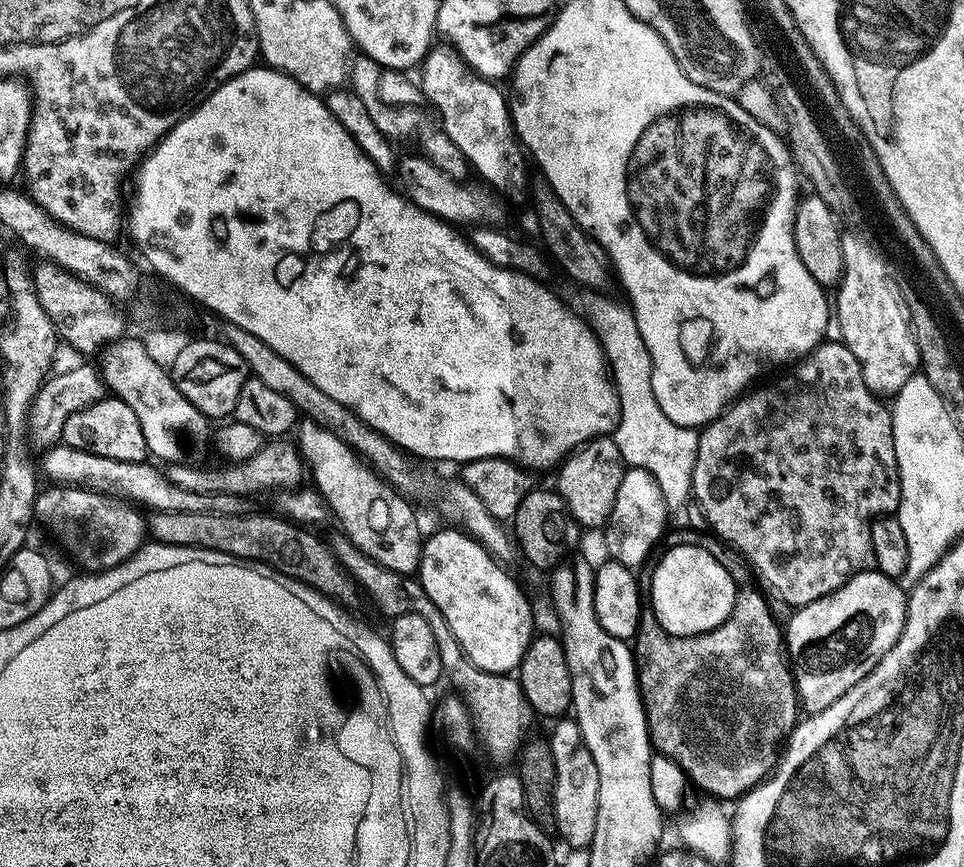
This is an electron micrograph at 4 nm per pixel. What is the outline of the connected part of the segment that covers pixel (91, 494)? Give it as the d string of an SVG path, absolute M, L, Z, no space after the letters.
M51 485L37 493L33 519L56 538L81 571L103 572L128 560L145 543L148 534L145 515L135 505L114 499L92 489Z

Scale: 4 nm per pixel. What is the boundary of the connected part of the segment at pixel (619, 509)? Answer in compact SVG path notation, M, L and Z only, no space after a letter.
M628 468L622 483L618 485L614 510L610 510L608 523L602 529L604 544L608 547L607 555L618 563L625 564L627 568L639 569L647 561L644 559L651 554L652 547L661 543L668 516L670 509L662 498L662 490L658 490L658 482L654 482L654 474L650 474L645 468Z

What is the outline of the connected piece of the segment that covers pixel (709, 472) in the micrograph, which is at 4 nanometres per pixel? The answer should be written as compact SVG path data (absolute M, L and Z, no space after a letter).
M843 342L828 343L820 343L813 352L808 353L795 367L788 370L793 372L778 377L773 384L761 383L756 386L761 388L753 387L747 394L733 400L721 416L704 425L700 432L698 454L692 475L691 499L700 503L705 522L726 543L732 544L728 546L744 555L747 567L749 569L752 567L756 571L756 576L765 584L763 585L765 589L773 588L777 598L785 600L786 603L792 604L791 606L809 604L818 598L828 596L848 581L854 573L873 569L876 559L873 554L873 543L870 540L871 523L884 515L893 515L901 502L901 478L894 454L894 430L889 405L883 404L880 401L883 399L872 392L870 386L866 386L866 378L862 378L858 358L850 354L848 347Z

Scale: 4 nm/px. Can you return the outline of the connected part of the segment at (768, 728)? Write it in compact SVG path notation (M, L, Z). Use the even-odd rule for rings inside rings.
M741 587L736 593L736 605L734 610L726 618L722 626L714 630L704 632L701 636L671 636L664 632L662 626L656 620L656 615L651 606L644 606L640 609L640 630L634 637L634 655L636 658L636 670L638 683L640 685L640 696L644 699L644 713L648 719L648 738L652 741L653 749L659 755L672 760L686 775L687 779L697 784L709 797L720 802L739 801L741 796L749 792L757 784L764 783L772 775L785 747L786 741L792 734L792 729L798 723L801 715L800 697L796 695L796 678L793 665L788 659L786 651L786 636L782 631L782 624L776 621L768 600L763 596L763 591L755 592L752 588Z

